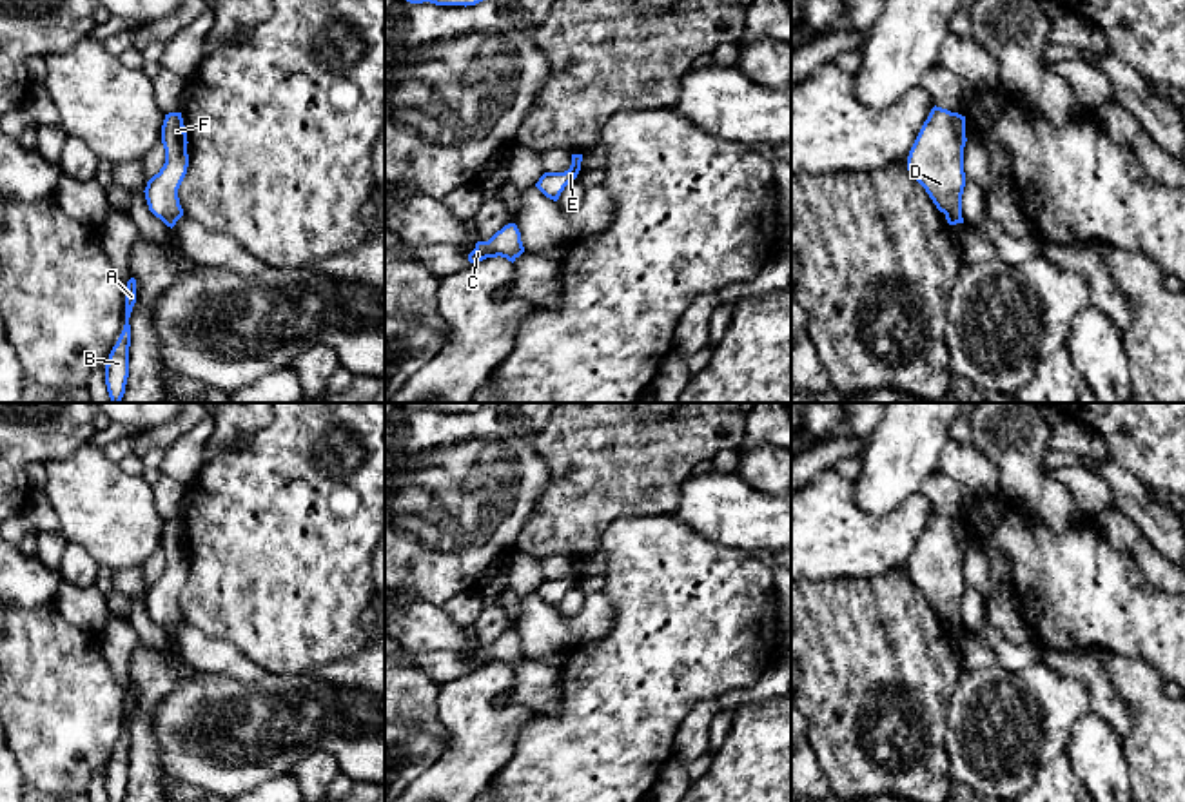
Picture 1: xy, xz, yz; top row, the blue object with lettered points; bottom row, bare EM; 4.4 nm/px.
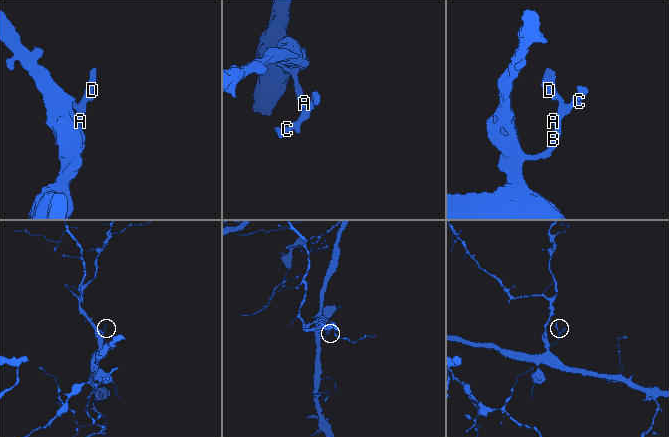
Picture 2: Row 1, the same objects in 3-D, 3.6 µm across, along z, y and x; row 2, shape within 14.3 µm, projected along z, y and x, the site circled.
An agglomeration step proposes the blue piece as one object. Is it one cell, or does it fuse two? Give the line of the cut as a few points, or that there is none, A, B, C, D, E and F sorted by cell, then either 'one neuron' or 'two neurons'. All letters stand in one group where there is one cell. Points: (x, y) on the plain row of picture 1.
cut none; groups A B C D E F; one neuron

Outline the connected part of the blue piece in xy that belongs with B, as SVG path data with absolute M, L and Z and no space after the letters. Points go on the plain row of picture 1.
M131 684L127 688L127 700L125 700L125 731L105 771L105 791L109 802L125 800L125 791L129 784L129 753L131 753L129 724L134 709L136 709L136 686Z

